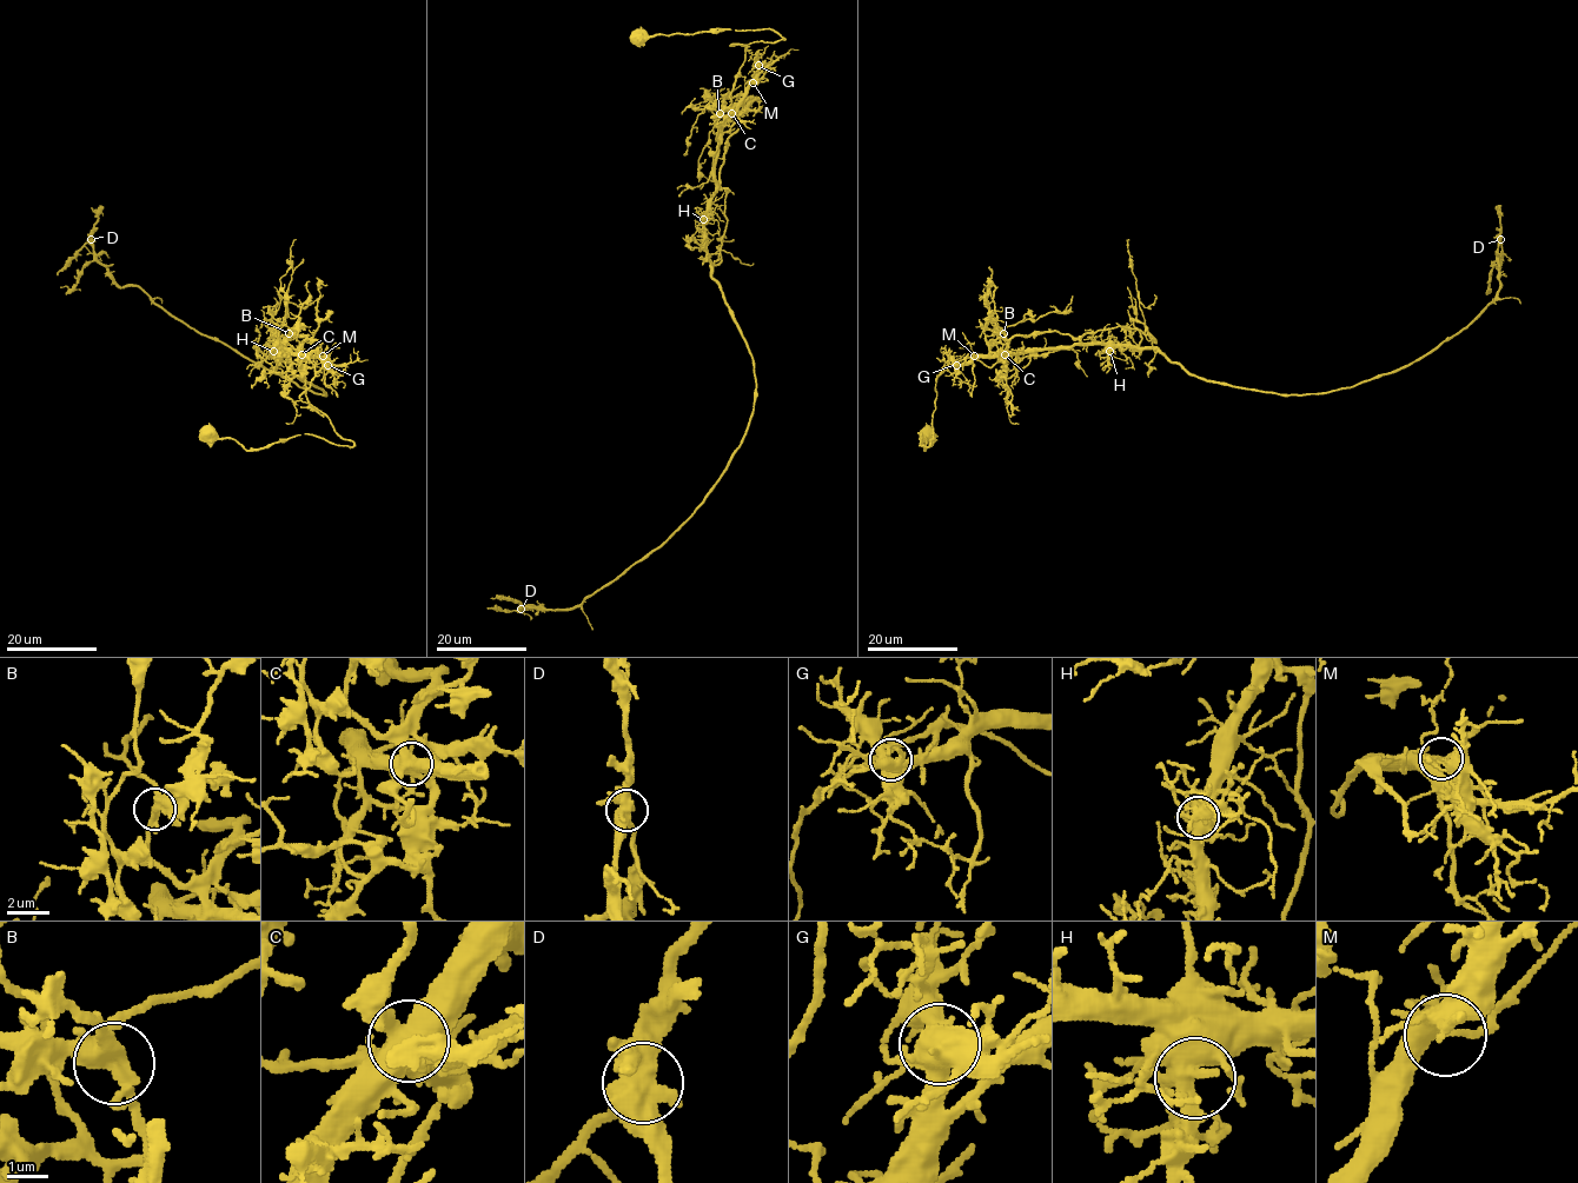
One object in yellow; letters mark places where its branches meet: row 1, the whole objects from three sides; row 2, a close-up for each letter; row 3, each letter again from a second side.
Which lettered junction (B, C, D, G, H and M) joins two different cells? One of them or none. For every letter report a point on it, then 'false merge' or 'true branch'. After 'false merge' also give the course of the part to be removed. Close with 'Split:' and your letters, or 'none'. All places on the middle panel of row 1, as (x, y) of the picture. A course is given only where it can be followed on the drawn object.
B: (720, 113) | true branch
C: (731, 113) | false merge | (731, 113), (704, 246), (754, 366), (746, 434), (701, 504), (579, 604), (488, 609)
D: (521, 609) | true branch
G: (758, 65) | true branch
H: (703, 219) | true branch
M: (753, 82) | true branch
Split: C

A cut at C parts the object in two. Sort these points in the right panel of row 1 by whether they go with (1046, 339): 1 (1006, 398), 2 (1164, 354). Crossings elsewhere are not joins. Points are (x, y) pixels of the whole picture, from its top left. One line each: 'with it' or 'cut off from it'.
1: with it
2: cut off from it

